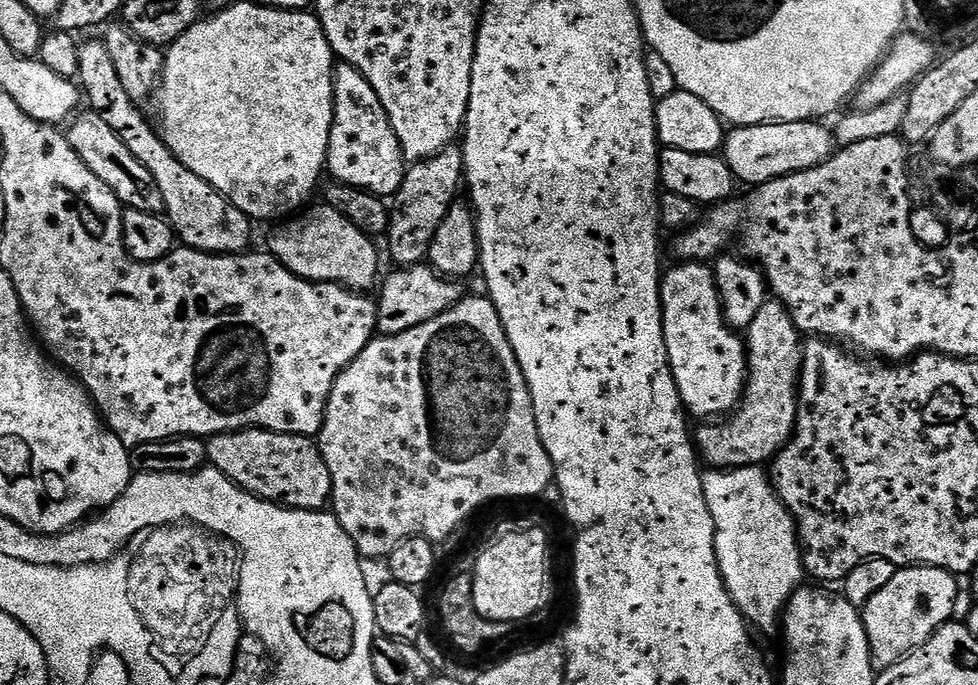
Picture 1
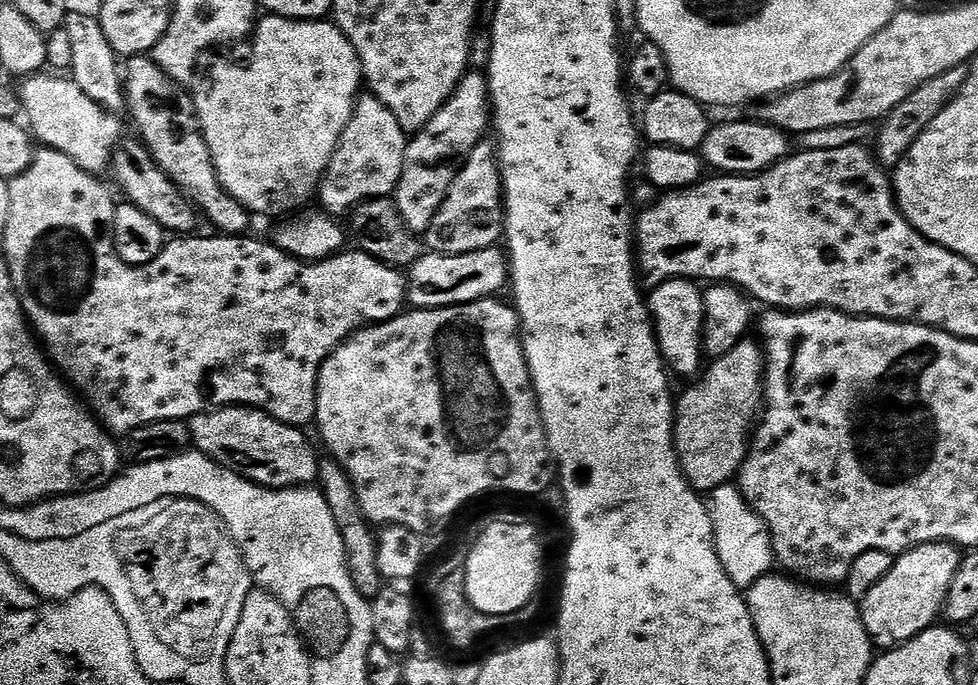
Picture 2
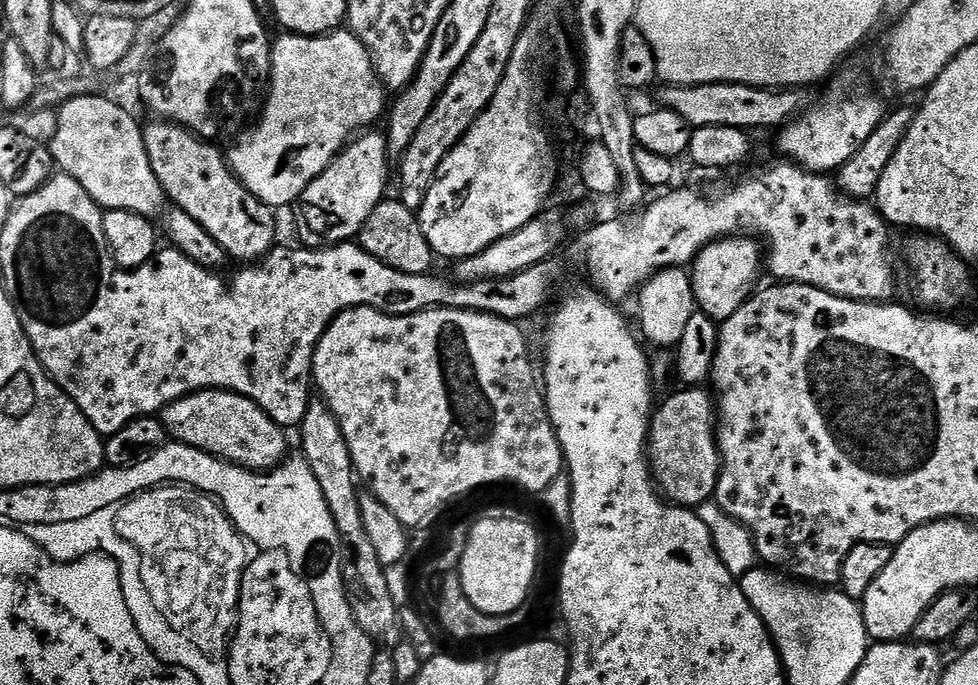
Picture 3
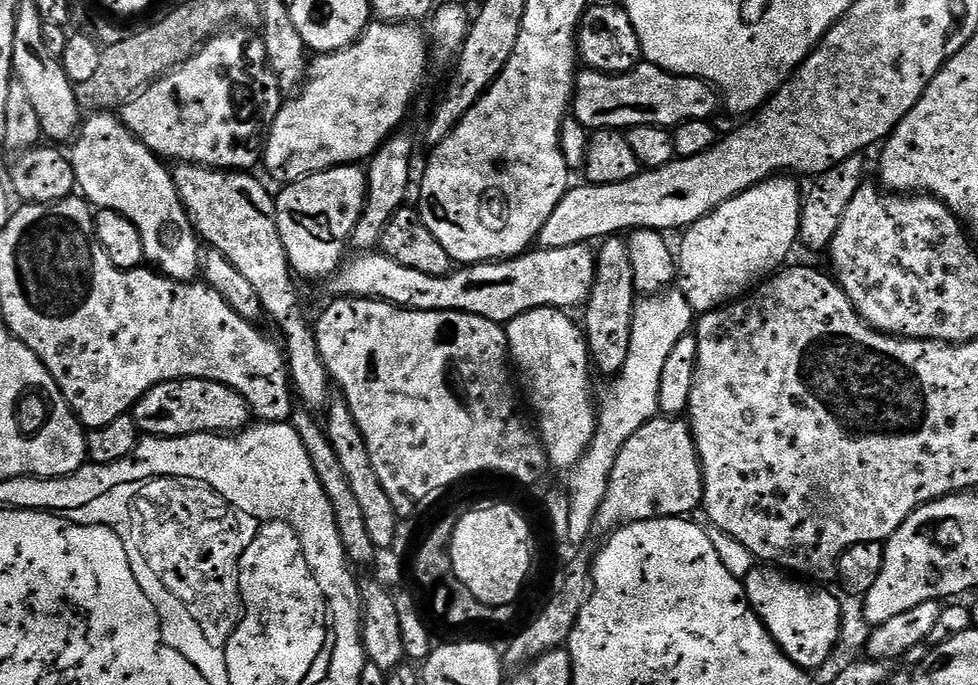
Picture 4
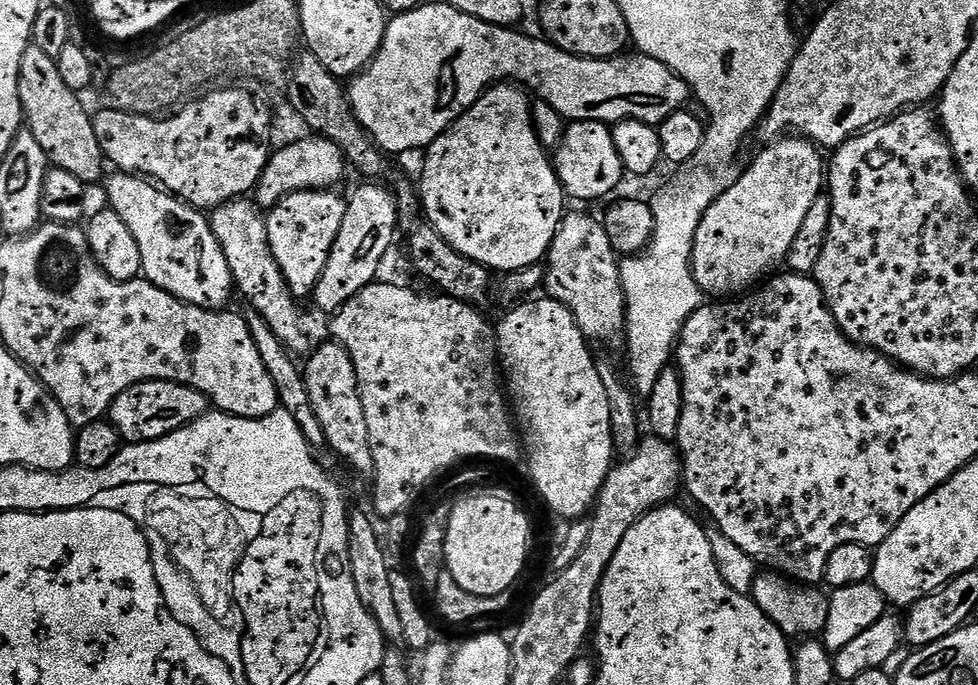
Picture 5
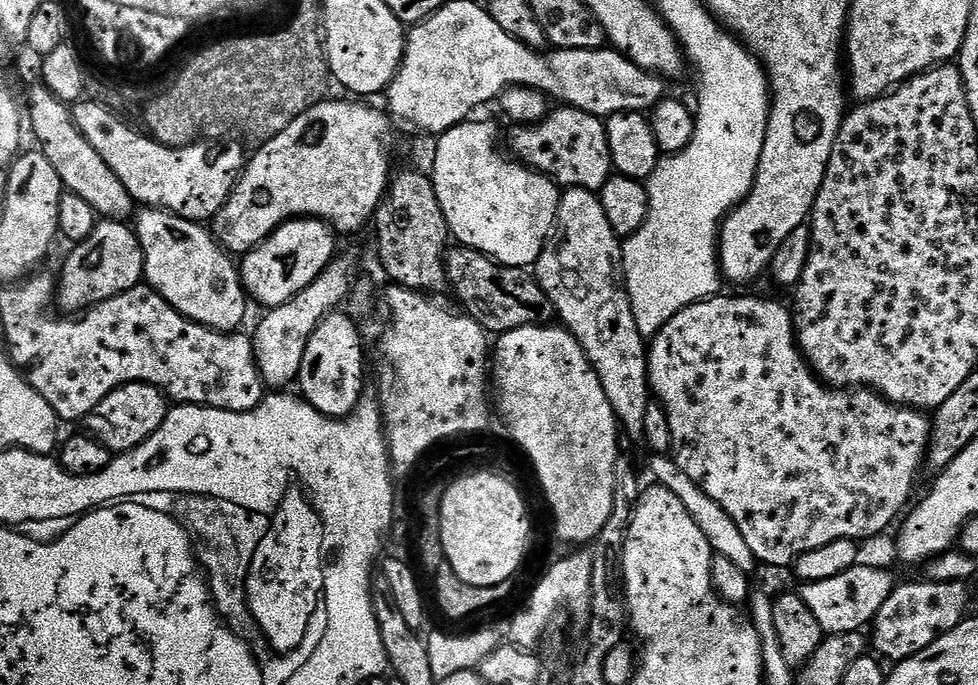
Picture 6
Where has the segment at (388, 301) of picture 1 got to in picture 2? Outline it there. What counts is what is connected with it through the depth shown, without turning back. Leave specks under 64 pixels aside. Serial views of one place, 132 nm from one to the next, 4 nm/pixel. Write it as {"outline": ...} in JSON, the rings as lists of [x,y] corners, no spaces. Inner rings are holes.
{"outline":[[[499,247],[474,250],[470,254],[425,251],[406,272],[406,300],[413,309],[449,308],[486,300],[505,291],[510,280],[508,261]]]}

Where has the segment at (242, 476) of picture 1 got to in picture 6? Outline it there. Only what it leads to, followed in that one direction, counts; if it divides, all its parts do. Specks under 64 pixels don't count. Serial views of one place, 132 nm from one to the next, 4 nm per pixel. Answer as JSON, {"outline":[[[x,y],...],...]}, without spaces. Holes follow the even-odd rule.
{"outline":[[[124,384],[116,388],[97,406],[96,411],[86,420],[86,431],[102,446],[114,454],[129,452],[138,447],[146,438],[162,426],[168,416],[170,401],[160,389],[152,384]],[[88,424],[88,425],[87,425]]]}

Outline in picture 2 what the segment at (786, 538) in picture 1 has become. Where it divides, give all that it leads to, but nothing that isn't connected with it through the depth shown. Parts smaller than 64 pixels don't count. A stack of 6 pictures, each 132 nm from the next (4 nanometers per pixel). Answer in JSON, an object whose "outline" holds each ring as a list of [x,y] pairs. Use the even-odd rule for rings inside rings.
{"outline":[[[731,483],[718,486],[713,492],[707,493],[706,503],[708,513],[712,515],[712,543],[716,545],[718,558],[736,587],[746,590],[773,571],[772,539],[768,528],[758,513],[744,501],[739,487]]]}

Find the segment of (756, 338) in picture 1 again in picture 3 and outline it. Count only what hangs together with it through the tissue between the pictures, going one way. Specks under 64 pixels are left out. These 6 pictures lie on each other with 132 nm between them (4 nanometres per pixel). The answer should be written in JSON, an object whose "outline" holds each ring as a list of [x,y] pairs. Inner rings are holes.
{"outline":[[[684,386],[681,389],[681,392],[666,397],[661,404],[659,401],[653,411],[648,459],[659,491],[671,503],[695,510],[715,497],[720,477],[718,405],[707,387]]]}

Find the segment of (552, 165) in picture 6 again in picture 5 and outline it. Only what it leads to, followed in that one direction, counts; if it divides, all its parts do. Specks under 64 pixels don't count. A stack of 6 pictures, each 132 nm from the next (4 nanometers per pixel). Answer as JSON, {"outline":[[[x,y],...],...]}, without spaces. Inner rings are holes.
{"outline":[[[573,120],[565,127],[562,142],[554,150],[554,167],[569,201],[600,200],[626,180],[622,158],[618,158],[614,147],[612,129],[600,120]]]}

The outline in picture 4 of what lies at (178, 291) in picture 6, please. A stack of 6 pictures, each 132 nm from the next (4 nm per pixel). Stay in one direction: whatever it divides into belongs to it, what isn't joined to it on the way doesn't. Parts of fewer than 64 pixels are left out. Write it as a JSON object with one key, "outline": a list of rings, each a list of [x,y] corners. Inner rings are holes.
{"outline":[[[116,114],[89,115],[81,123],[78,136],[79,139],[71,145],[73,148],[70,159],[74,166],[79,195],[87,200],[93,209],[114,210],[130,218],[130,222],[138,226],[138,234],[142,234],[142,250],[149,265],[155,266],[172,280],[195,281],[202,272],[202,241],[190,222],[183,202],[180,201],[176,183],[172,180],[172,172],[164,169],[165,161],[155,156],[141,140],[137,140]]]}

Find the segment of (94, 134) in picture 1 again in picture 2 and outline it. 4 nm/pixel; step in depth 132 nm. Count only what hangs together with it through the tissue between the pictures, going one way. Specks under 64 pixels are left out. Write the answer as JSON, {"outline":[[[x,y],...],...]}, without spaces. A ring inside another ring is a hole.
{"outline":[[[133,142],[129,148],[124,147],[117,147],[113,152],[110,165],[110,176],[116,179],[117,186],[124,191],[123,199],[129,204],[138,206],[138,210],[142,210],[142,214],[150,214],[150,218],[154,218],[154,222],[158,222],[158,226],[162,226],[165,233],[175,234],[180,238],[195,233],[198,213],[188,197],[152,161],[152,156],[148,153],[147,148],[136,142]]]}

